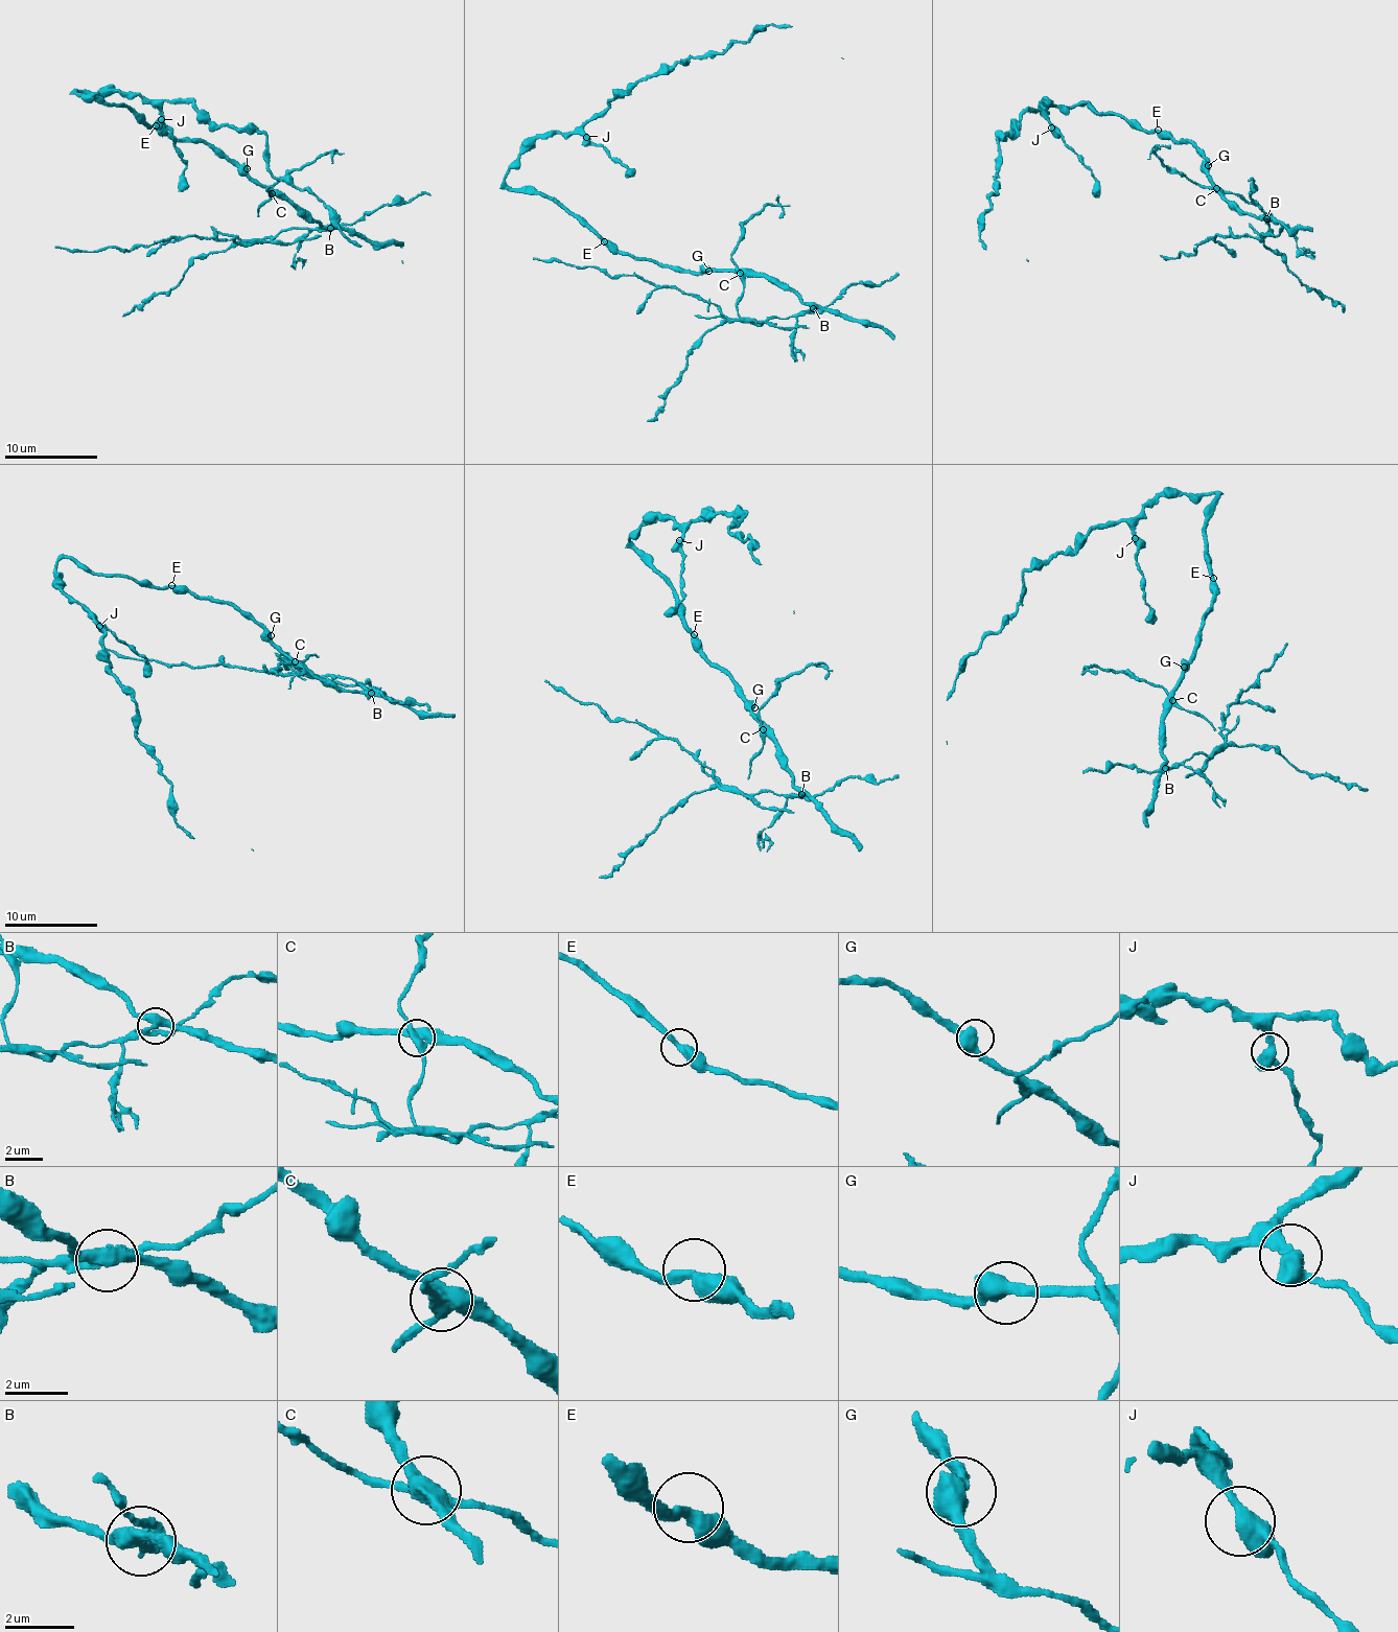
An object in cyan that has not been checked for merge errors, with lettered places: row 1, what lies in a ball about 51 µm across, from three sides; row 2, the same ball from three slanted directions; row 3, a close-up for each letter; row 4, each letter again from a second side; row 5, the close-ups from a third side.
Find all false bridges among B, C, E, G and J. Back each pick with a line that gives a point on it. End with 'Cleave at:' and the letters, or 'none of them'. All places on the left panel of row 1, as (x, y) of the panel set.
B: (330, 228)
C: (272, 193)
Cleave at: B, C

